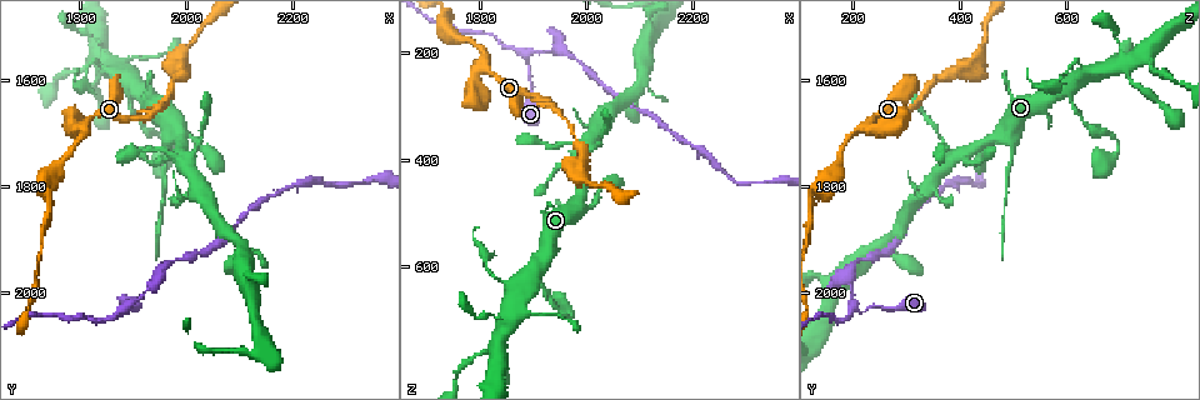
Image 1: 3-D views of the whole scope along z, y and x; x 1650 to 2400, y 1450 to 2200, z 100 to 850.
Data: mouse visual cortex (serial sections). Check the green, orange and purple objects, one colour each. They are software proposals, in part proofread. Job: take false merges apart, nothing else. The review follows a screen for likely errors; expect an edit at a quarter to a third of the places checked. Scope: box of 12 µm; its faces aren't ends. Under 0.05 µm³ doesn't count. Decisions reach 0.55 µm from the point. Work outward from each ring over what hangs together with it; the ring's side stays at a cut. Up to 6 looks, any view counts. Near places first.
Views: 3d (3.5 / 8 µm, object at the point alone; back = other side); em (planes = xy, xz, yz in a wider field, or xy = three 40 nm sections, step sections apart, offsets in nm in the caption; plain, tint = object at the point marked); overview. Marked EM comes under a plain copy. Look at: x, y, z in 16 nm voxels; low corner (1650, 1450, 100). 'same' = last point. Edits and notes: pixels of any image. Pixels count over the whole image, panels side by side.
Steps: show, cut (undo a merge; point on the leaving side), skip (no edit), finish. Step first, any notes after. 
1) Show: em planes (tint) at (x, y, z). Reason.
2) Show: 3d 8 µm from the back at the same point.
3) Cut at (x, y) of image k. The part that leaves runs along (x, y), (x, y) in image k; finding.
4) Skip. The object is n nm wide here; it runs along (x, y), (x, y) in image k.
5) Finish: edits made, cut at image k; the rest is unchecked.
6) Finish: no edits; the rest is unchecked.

Show: 3d 8 µm at (1935, 1980, 195). Sharp bend.

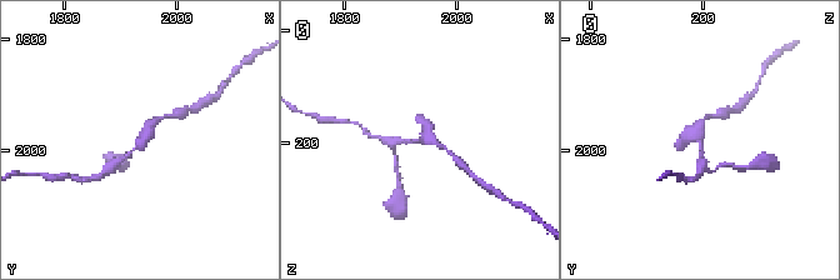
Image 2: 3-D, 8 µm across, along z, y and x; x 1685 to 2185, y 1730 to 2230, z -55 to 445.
Show: em xy step 1 (tint) at (1935, 1985, 200).

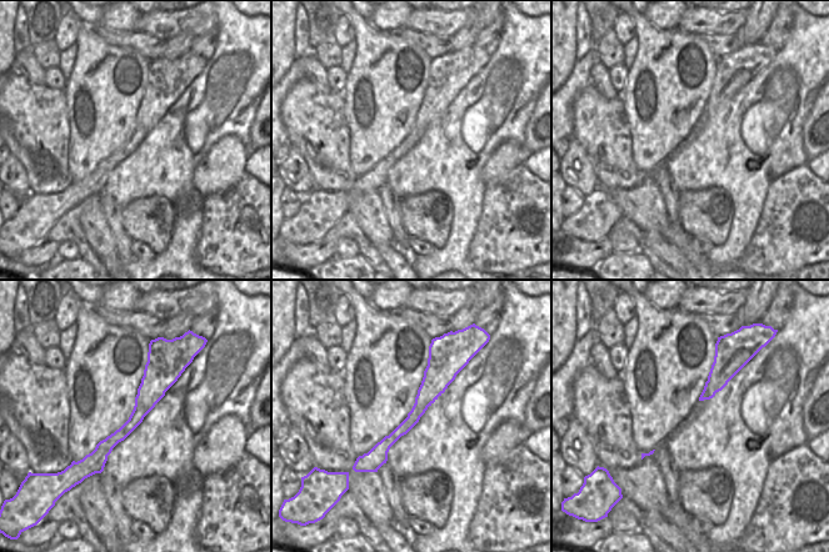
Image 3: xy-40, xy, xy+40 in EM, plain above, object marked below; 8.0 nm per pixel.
Skip. Continuous, no second cell.

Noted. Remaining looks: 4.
Show: 3d 3.5 µm at (1965, 1745, 495).

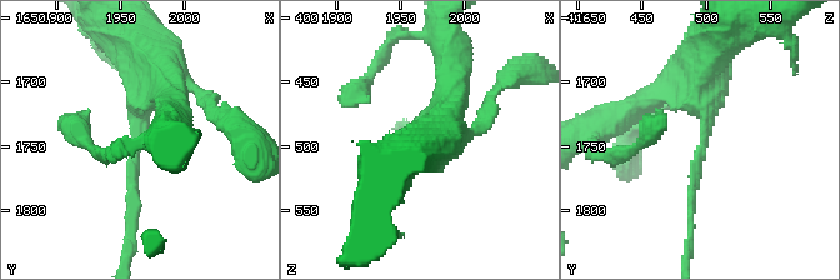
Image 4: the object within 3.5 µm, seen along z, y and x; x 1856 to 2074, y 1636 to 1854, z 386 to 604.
Show: em xy step 3 (tint) at (1966, 1744, 500). Shape alone is not enough.

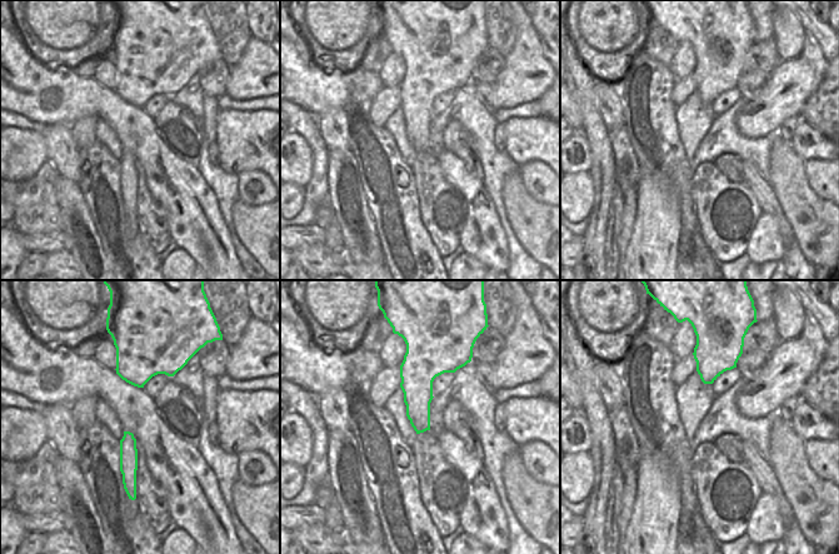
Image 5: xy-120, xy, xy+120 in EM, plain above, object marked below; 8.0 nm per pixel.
Show: em xy step 5 (tint) at the same point.

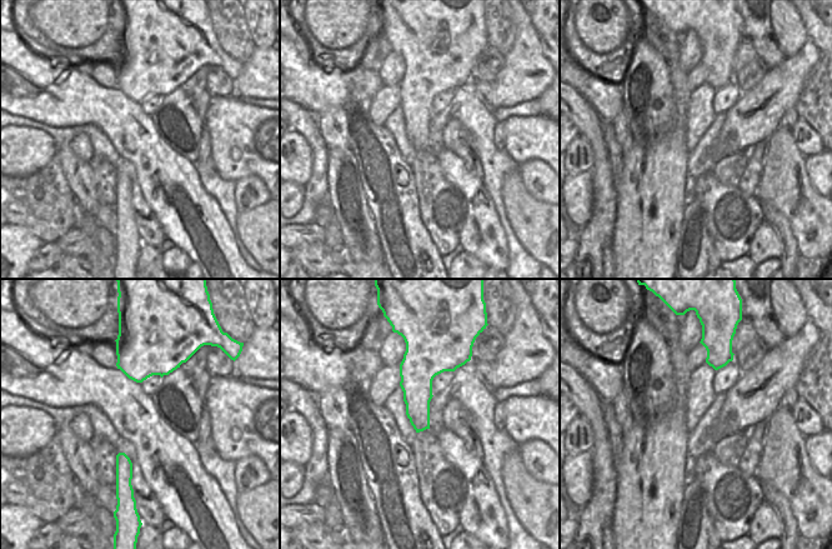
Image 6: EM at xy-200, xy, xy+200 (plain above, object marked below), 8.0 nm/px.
Cut at (131, 201) of image 4. The object is 240 nm wide here; the part that leaves runs along (134, 159), (134, 221), (126, 259) in image 4; two cells meet here.

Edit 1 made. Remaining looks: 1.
Finish: edits made, cut at image 4; the rest is unchecked.

